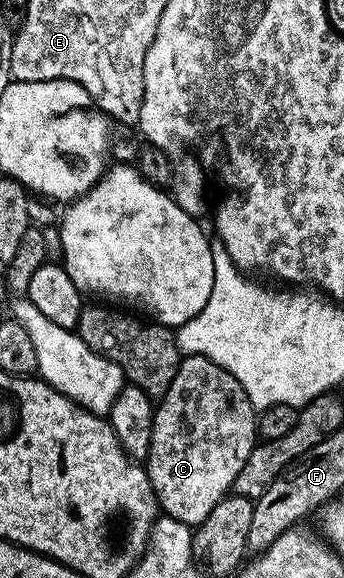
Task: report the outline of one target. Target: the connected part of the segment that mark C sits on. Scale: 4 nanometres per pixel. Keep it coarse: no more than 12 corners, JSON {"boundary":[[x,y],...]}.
{"boundary":[[184,355],[158,400],[148,480],[195,529],[258,442],[226,369]]}

